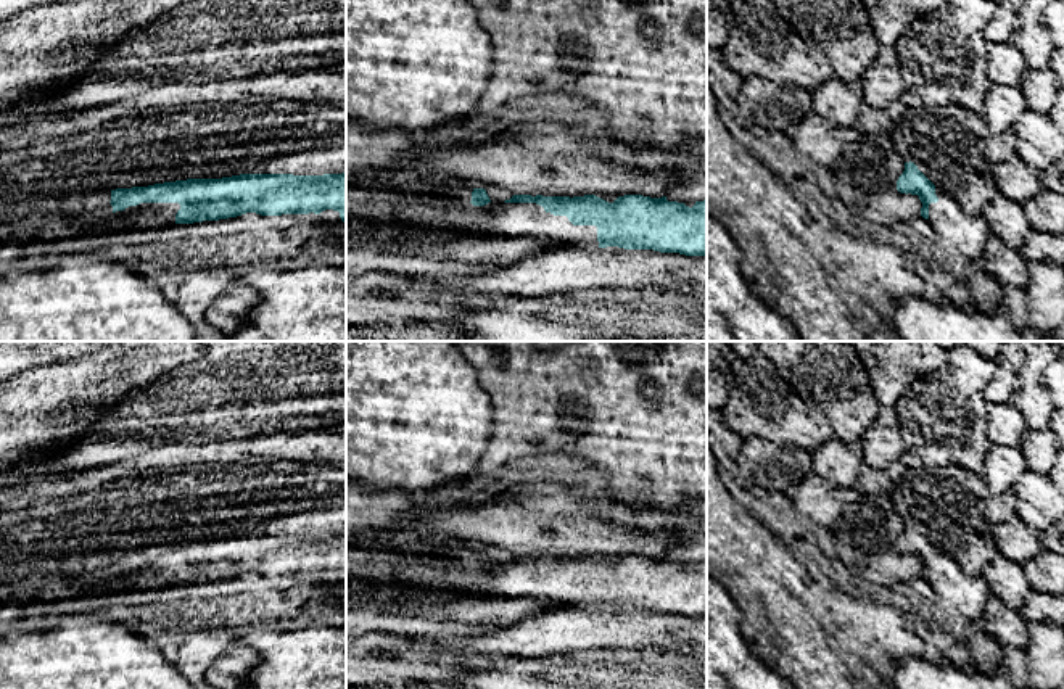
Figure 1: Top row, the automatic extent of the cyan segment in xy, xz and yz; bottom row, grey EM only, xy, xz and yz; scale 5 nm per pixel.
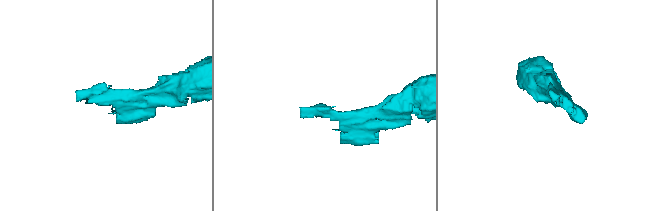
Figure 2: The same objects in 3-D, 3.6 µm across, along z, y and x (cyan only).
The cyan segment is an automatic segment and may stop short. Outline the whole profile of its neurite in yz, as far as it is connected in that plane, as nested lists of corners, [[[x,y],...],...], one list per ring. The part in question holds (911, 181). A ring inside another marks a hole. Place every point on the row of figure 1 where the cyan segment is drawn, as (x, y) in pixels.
[[[905,163],[905,171],[897,180],[900,193],[918,195],[922,208],[921,216],[942,237],[943,243],[975,262],[992,235],[984,216],[971,216],[945,190],[935,187],[914,163]]]

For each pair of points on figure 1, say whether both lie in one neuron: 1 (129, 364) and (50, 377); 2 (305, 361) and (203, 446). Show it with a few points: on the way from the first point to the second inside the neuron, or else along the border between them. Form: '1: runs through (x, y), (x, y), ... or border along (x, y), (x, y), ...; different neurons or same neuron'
1: runs through (110, 374), (107, 377), (70, 377); same neuron
2: border along (240, 432), (208, 438), (174, 438); different neurons

